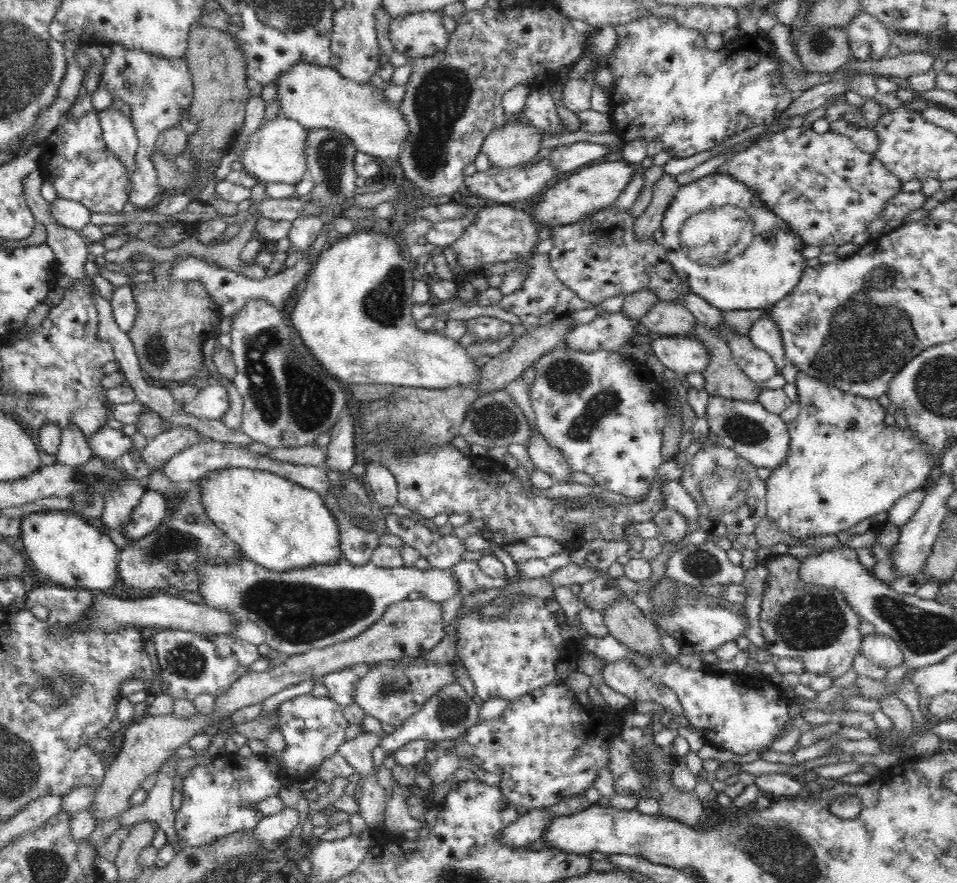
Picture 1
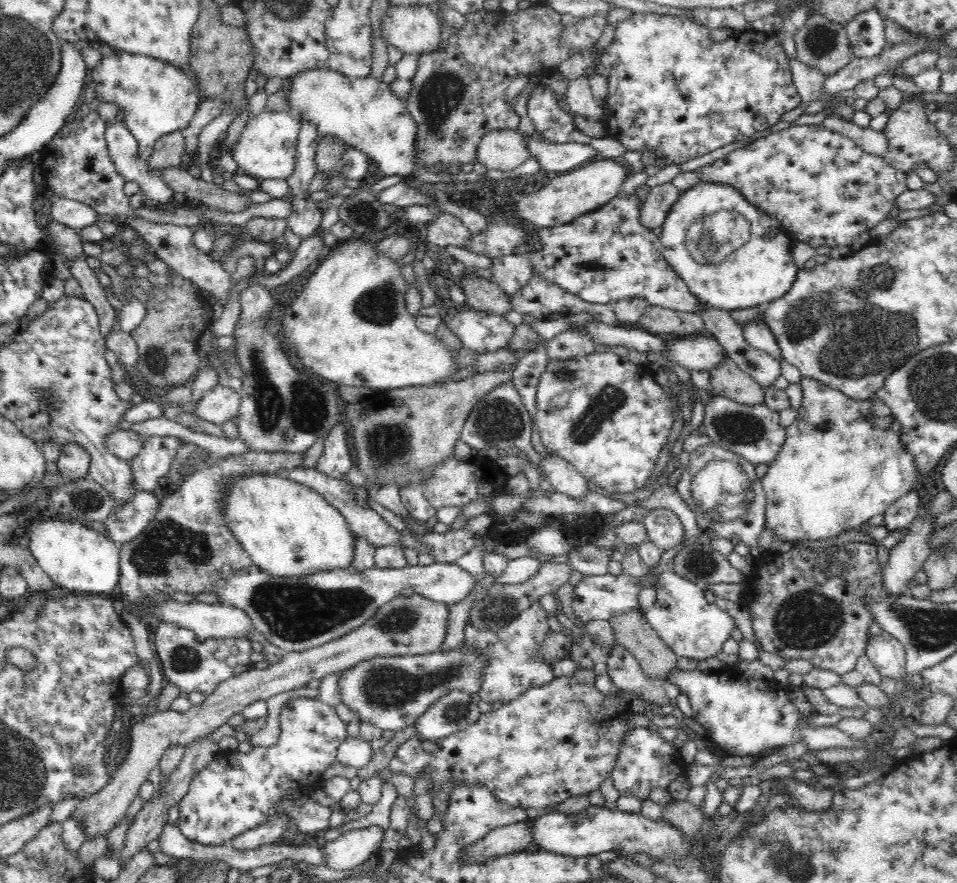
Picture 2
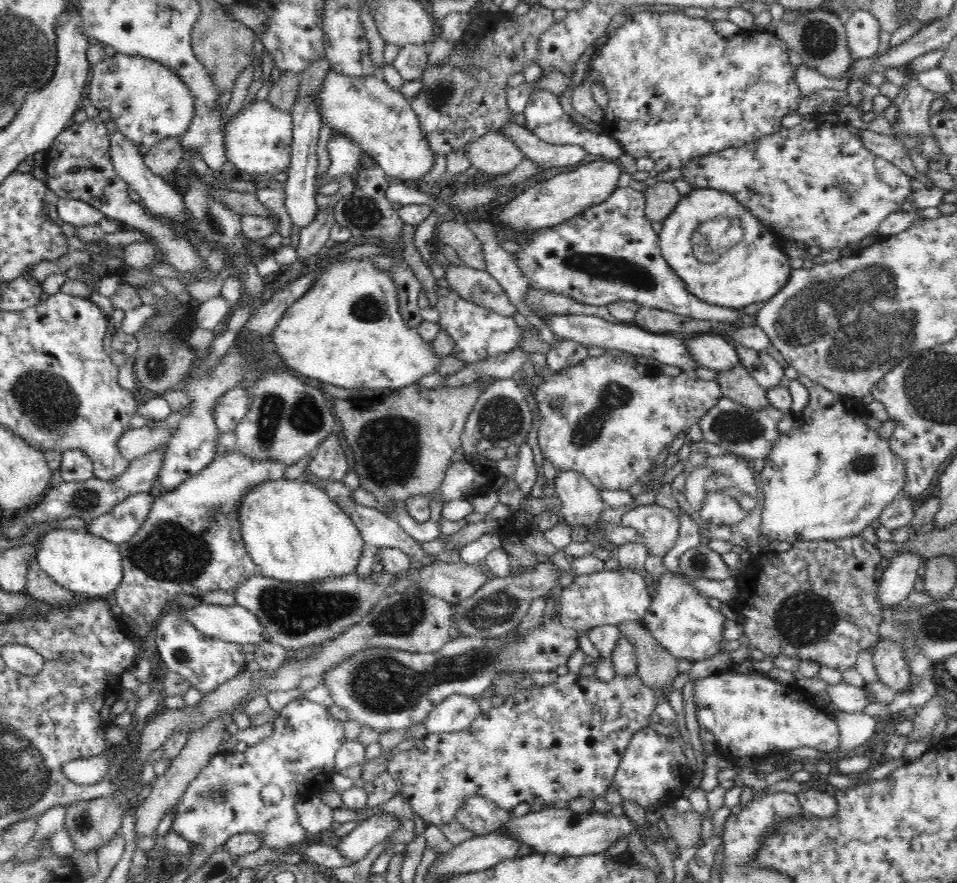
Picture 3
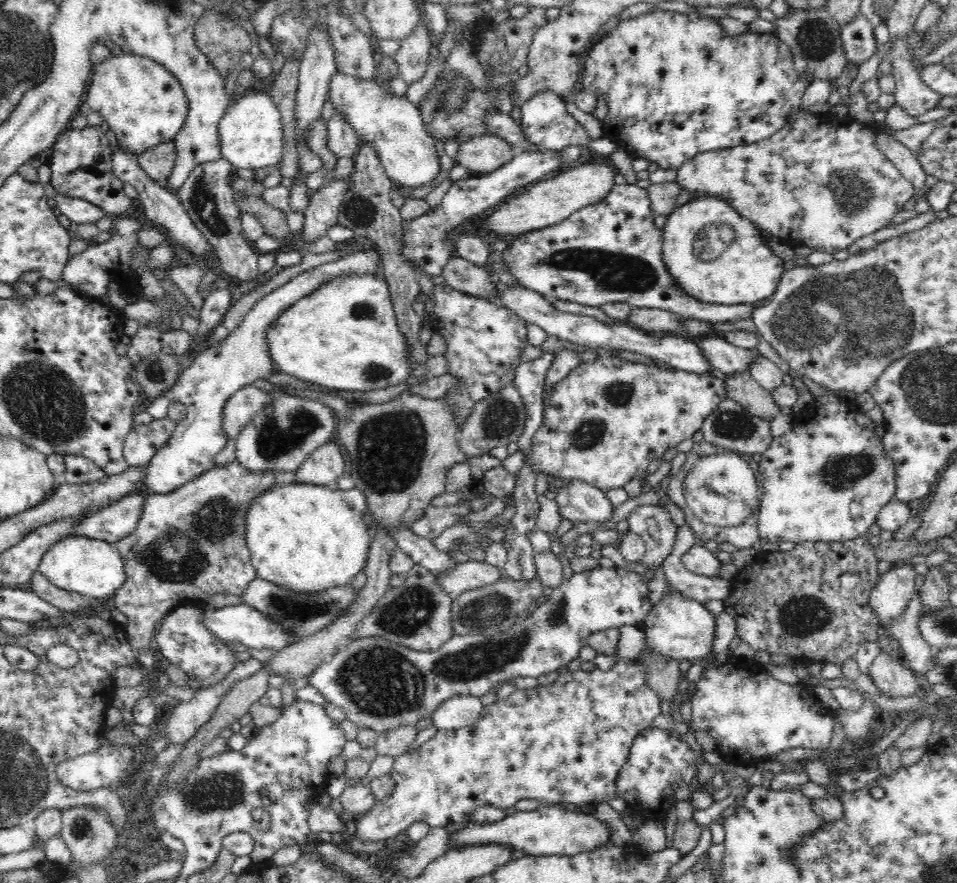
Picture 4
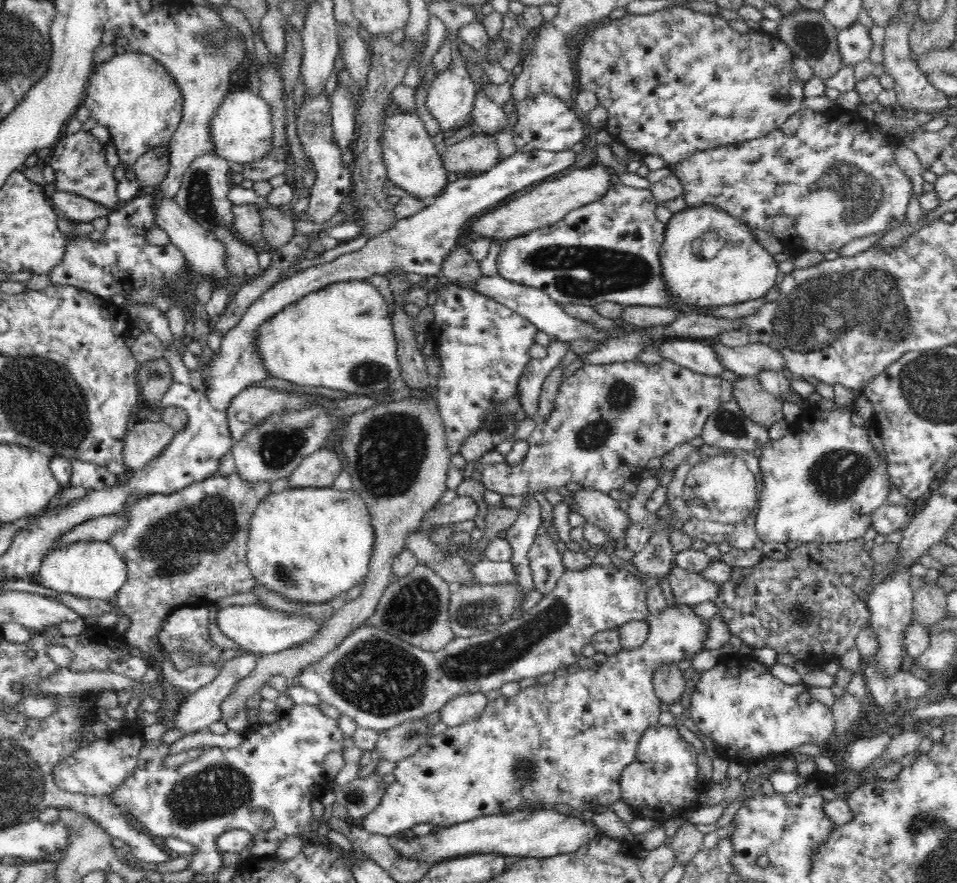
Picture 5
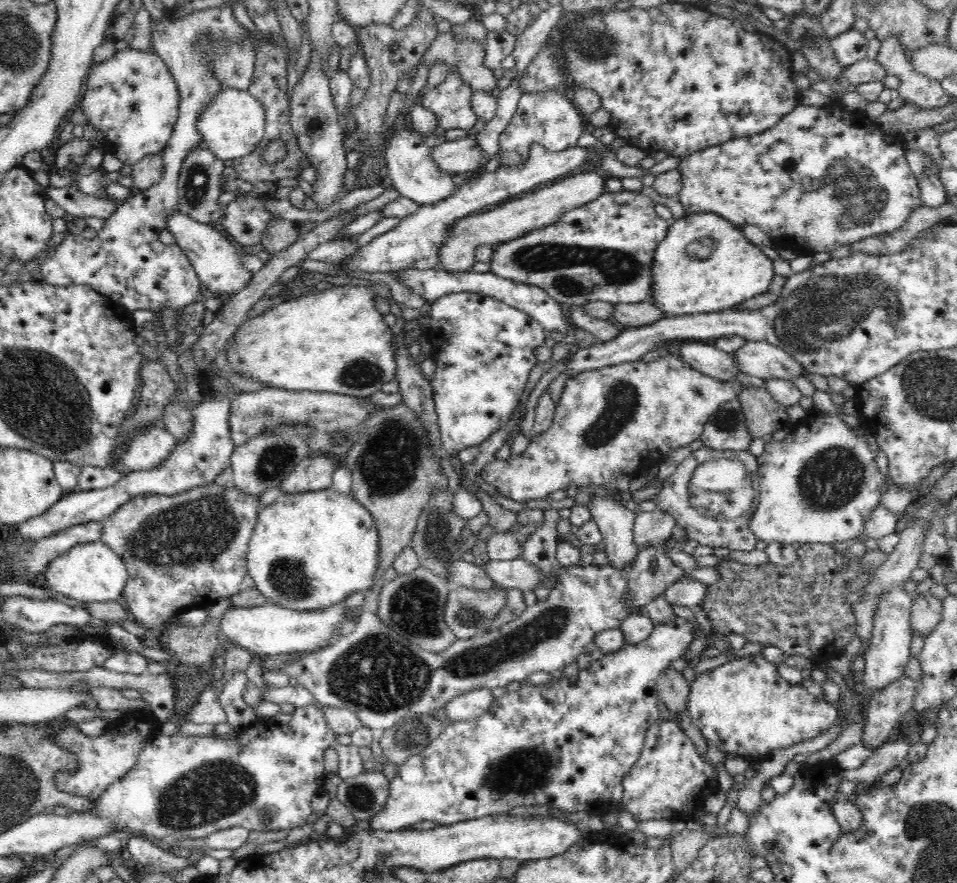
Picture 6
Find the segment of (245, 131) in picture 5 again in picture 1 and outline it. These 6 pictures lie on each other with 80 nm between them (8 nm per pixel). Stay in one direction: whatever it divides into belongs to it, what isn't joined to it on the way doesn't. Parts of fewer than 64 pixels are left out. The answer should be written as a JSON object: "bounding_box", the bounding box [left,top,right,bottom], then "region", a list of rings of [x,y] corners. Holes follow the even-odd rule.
{"bounding_box":[241,116,308,186],"region":[[[276,116],[270,122],[262,121],[259,128],[251,134],[247,149],[241,156],[243,170],[263,184],[284,182],[284,184],[295,186],[307,177],[308,173],[305,154],[306,139],[307,128],[286,116]]]}

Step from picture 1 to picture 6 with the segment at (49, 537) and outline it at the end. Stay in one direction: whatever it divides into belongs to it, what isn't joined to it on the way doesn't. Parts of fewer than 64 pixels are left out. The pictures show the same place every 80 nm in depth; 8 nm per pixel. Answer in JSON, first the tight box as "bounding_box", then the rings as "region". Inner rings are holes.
{"bounding_box":[43,541,129,603],"region":[[[96,541],[76,545],[67,551],[64,555],[58,556],[56,560],[52,560],[52,564],[46,568],[43,575],[48,588],[85,603],[96,601],[108,603],[122,598],[129,573],[120,556],[115,554],[107,544]]]}

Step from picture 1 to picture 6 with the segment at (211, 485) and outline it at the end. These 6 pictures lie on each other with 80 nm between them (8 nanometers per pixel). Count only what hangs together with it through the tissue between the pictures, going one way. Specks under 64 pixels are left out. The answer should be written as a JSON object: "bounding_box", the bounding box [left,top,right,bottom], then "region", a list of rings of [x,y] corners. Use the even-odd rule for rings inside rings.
{"bounding_box":[247,488,380,611],"region":[[[333,488],[308,491],[296,494],[280,495],[276,501],[263,510],[259,510],[258,520],[250,537],[247,554],[248,573],[254,579],[255,588],[265,596],[267,602],[292,610],[322,611],[332,605],[340,605],[343,600],[353,592],[366,592],[373,585],[378,572],[378,560],[380,560],[379,534],[371,513],[362,504],[359,504],[351,493],[340,493]]]}

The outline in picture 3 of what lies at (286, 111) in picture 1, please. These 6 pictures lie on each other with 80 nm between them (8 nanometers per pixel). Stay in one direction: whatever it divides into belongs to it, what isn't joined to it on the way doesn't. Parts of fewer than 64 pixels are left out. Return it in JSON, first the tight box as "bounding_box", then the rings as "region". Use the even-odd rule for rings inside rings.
{"bounding_box":[313,71,434,185],"region":[[[330,71],[320,86],[320,92],[313,98],[319,106],[322,124],[326,124],[337,134],[351,138],[365,154],[369,154],[378,163],[389,178],[416,185],[417,180],[434,166],[432,149],[420,130],[420,119],[411,107],[411,101],[391,88],[379,74],[370,74],[368,77],[350,77]]]}

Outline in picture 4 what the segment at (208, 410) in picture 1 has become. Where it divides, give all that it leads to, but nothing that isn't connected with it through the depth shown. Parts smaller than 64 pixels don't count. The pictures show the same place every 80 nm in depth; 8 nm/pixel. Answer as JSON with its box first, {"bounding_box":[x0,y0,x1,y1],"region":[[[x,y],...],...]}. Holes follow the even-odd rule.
{"bounding_box":[222,385,269,440],"region":[[[248,385],[235,392],[223,408],[222,426],[229,438],[236,440],[244,426],[269,403],[269,396],[264,390]]]}

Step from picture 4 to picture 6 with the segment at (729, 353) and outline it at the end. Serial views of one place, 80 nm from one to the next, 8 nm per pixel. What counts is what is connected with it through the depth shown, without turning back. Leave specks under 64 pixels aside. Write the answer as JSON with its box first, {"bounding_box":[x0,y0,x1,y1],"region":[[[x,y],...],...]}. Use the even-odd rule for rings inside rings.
{"bounding_box":[733,341,804,382],"region":[[[746,341],[733,352],[739,372],[758,378],[778,378],[794,382],[804,373],[796,358],[766,341]]]}

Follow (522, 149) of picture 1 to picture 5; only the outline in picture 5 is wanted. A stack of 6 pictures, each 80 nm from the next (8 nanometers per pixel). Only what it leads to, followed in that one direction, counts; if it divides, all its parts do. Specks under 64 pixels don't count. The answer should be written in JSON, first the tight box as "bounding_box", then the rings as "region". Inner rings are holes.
{"bounding_box":[442,135,500,172],"region":[[[470,135],[446,148],[442,163],[447,172],[486,172],[496,166],[500,150],[494,135]]]}

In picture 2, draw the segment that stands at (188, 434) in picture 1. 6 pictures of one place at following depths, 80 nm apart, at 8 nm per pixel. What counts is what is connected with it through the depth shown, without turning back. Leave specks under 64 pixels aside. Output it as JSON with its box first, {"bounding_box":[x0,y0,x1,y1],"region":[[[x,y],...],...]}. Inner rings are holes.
{"bounding_box":[130,436,183,492],"region":[[[176,436],[147,437],[142,452],[130,462],[135,490],[157,492],[160,478],[169,474],[182,446],[183,441]]]}

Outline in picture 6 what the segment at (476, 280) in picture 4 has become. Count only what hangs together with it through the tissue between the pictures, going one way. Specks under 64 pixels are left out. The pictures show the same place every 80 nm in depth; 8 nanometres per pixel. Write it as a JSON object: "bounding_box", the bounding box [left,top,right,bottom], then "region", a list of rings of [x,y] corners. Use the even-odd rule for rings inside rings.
{"bounding_box":[438,172,604,274],"region":[[[583,172],[565,177],[558,182],[550,182],[549,186],[535,192],[522,195],[519,199],[512,199],[498,204],[494,209],[484,213],[466,216],[453,225],[446,236],[444,246],[440,248],[440,262],[438,268],[452,274],[452,272],[470,272],[475,261],[475,250],[483,244],[496,246],[514,240],[516,237],[528,235],[535,229],[542,229],[555,224],[565,212],[584,206],[604,194],[604,179],[598,172]]]}

